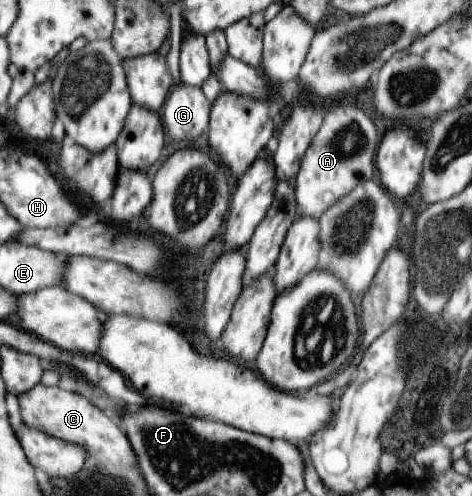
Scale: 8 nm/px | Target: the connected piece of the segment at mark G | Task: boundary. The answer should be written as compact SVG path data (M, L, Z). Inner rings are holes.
M181 81L172 86L159 111L167 140L197 139L207 129L209 110L201 87Z

